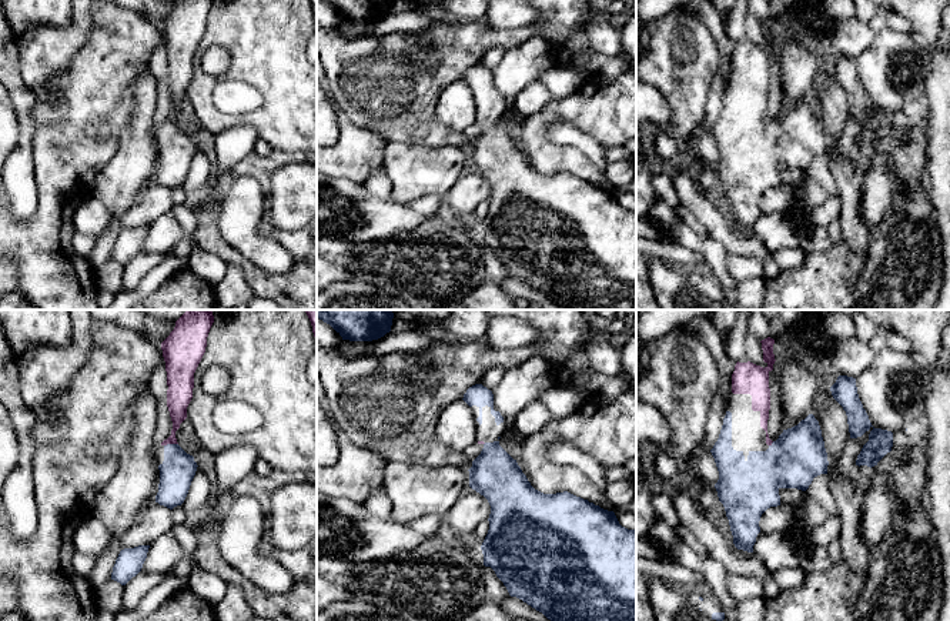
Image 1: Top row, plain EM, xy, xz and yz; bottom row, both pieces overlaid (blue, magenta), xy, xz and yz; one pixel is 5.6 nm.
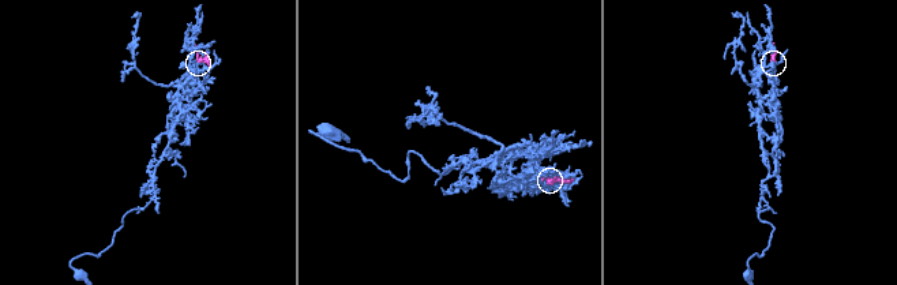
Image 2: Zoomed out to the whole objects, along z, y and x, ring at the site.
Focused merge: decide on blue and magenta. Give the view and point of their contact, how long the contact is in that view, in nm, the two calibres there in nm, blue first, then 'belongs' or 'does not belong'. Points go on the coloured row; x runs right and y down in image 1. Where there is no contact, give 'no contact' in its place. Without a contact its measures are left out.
meets blue in xy at (170, 444); contact 80 nm long; 190 nm thick on the blue side, 130 nm on the other; belongs

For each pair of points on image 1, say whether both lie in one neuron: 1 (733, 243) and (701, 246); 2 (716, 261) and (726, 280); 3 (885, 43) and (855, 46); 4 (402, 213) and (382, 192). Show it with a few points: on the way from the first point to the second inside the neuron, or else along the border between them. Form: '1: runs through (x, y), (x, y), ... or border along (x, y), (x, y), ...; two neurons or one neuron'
1: border along (708, 234), (728, 254); two neurons
2: runs through (716, 266), (722, 276); one neuron
3: border along (876, 33), (872, 43), (855, 57); two neurons
4: border along (363, 184), (374, 196), (390, 199); two neurons

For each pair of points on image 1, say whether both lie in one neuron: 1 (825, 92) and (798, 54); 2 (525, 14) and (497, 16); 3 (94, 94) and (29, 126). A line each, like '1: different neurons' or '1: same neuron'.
1: different neurons
2: same neuron
3: different neurons

